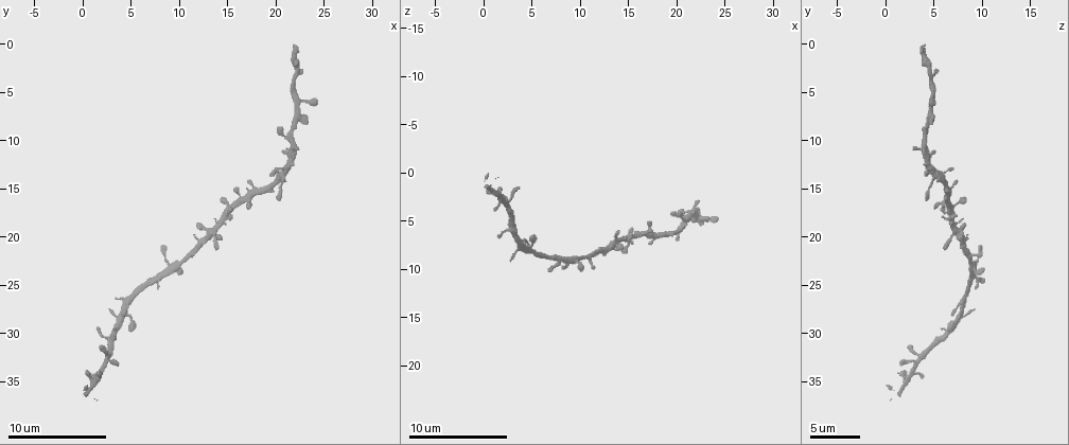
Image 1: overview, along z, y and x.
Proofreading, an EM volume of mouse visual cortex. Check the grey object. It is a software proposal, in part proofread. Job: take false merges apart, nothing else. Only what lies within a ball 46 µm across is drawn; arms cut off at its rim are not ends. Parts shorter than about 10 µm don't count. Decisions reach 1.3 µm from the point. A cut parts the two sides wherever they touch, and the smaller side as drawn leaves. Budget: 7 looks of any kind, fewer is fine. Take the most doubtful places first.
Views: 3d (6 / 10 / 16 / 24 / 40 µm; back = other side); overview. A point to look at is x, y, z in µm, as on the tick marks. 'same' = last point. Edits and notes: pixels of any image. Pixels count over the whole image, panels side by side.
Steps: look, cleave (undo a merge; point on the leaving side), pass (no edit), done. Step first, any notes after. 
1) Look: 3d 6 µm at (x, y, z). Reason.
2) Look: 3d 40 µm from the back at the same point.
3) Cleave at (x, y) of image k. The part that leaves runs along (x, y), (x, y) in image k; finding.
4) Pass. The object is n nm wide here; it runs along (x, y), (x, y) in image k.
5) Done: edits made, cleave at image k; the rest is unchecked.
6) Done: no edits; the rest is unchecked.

Look: 3d 16 µm at (12.8, 20.2, 7.8). Looks like a crossing.

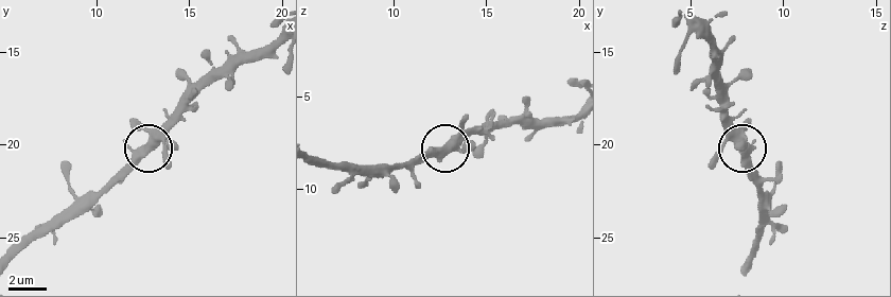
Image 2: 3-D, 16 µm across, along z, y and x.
Pass. The side arm is 25 µm long; all the same cell.

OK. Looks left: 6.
Look: 3d 10 µm at (21.8, 8.8, 4.4). Narrows sharply.

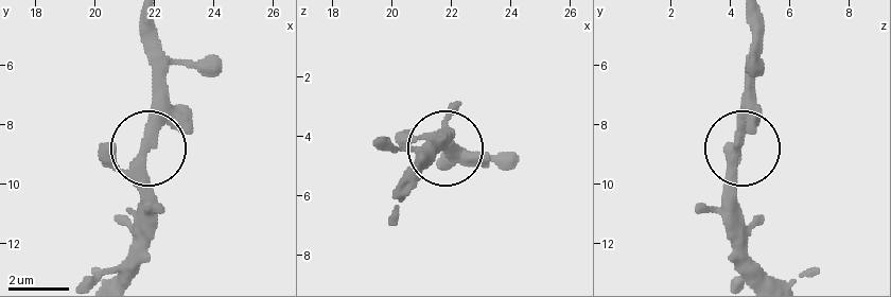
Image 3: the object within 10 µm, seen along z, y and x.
Look: 3d 6 µm at (21.8, 8.7, 4.3). Zoom in.

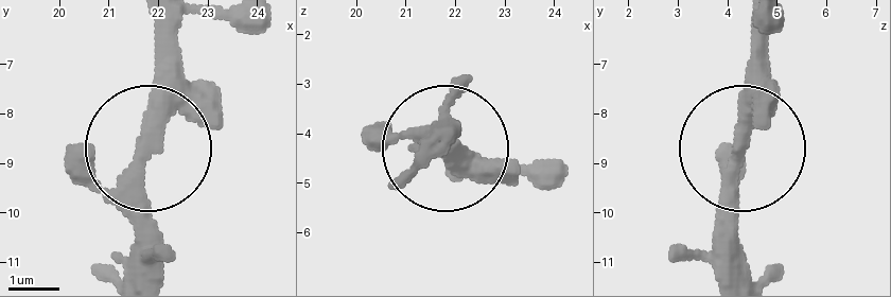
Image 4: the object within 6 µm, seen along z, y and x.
Pass. It runs along (125, 275), (159, 21) in image 4; one cell here.

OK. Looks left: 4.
Done: no edits; the rest is unchecked.

